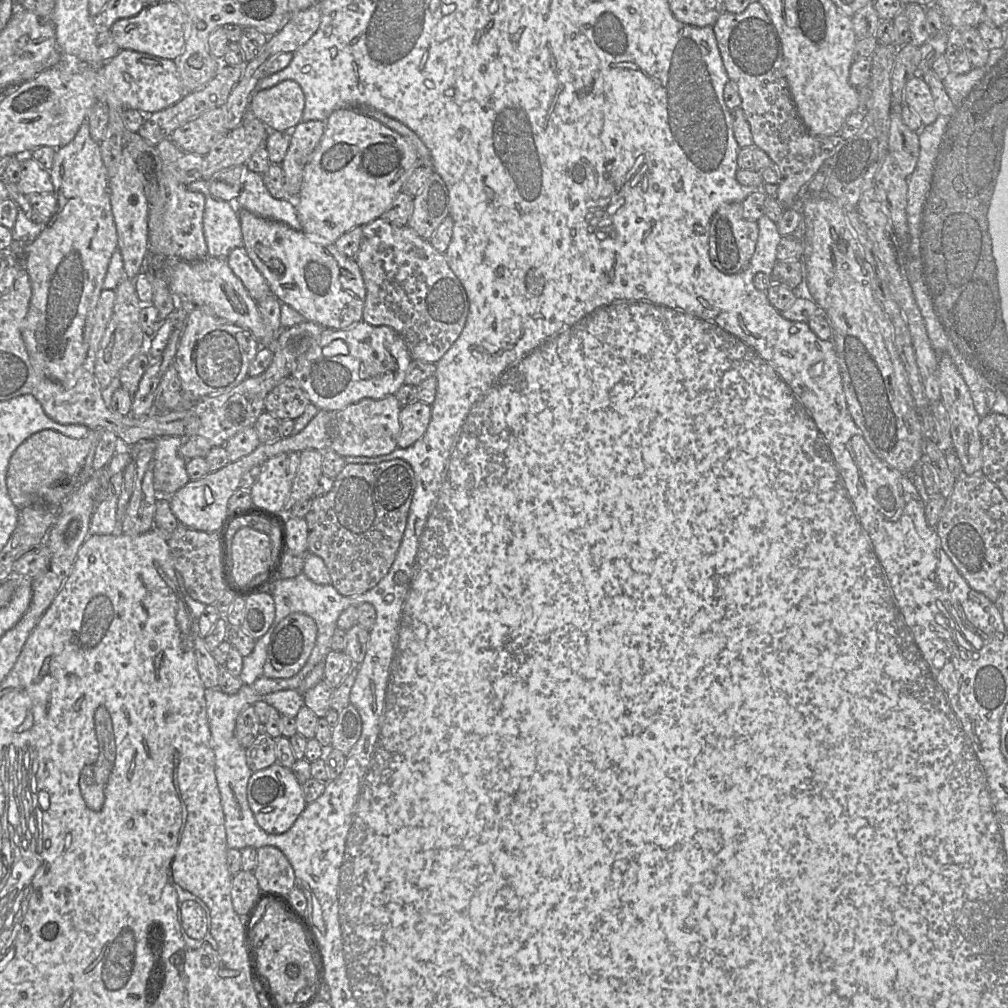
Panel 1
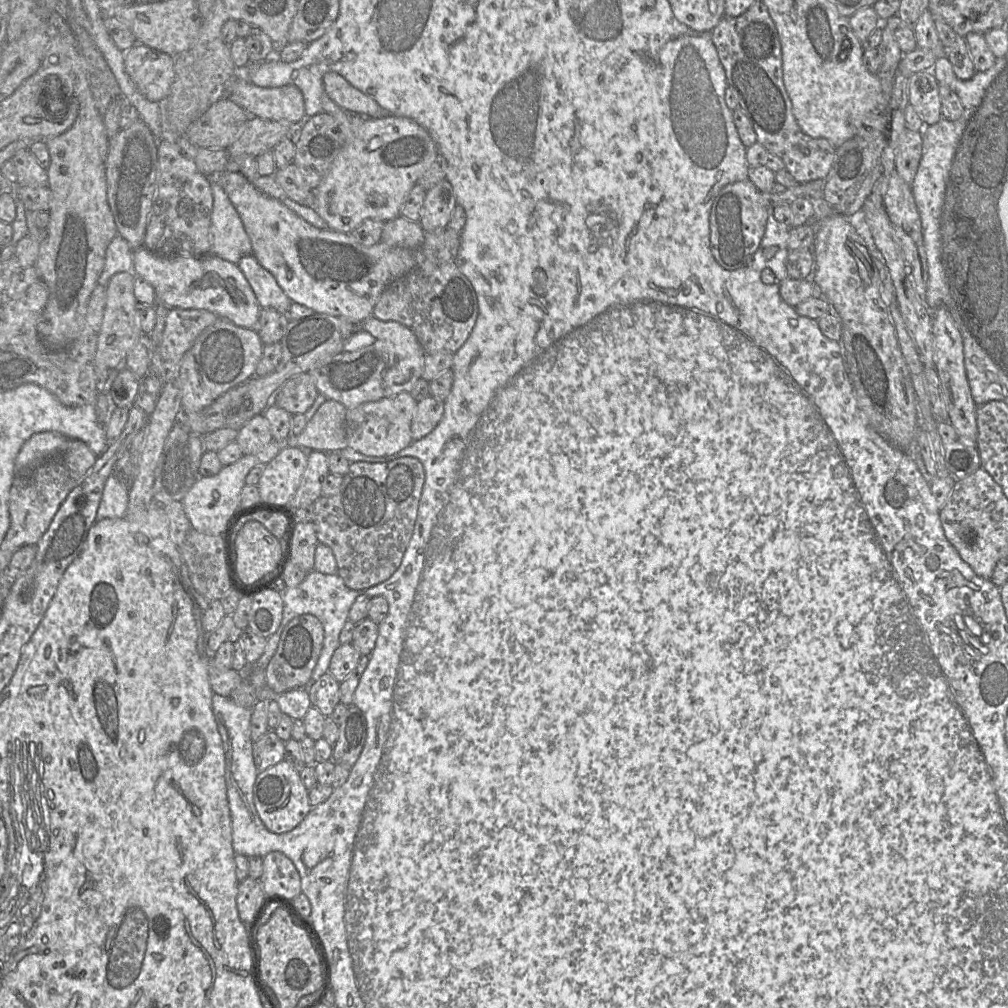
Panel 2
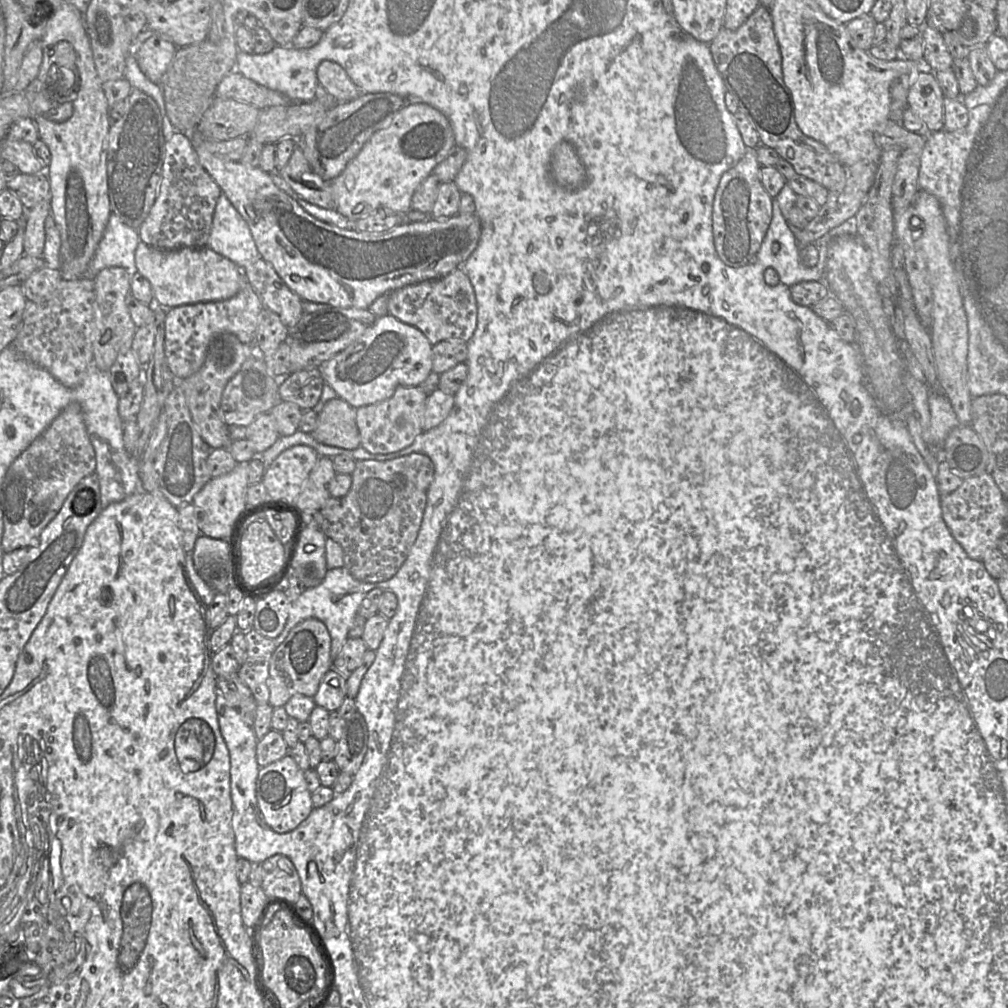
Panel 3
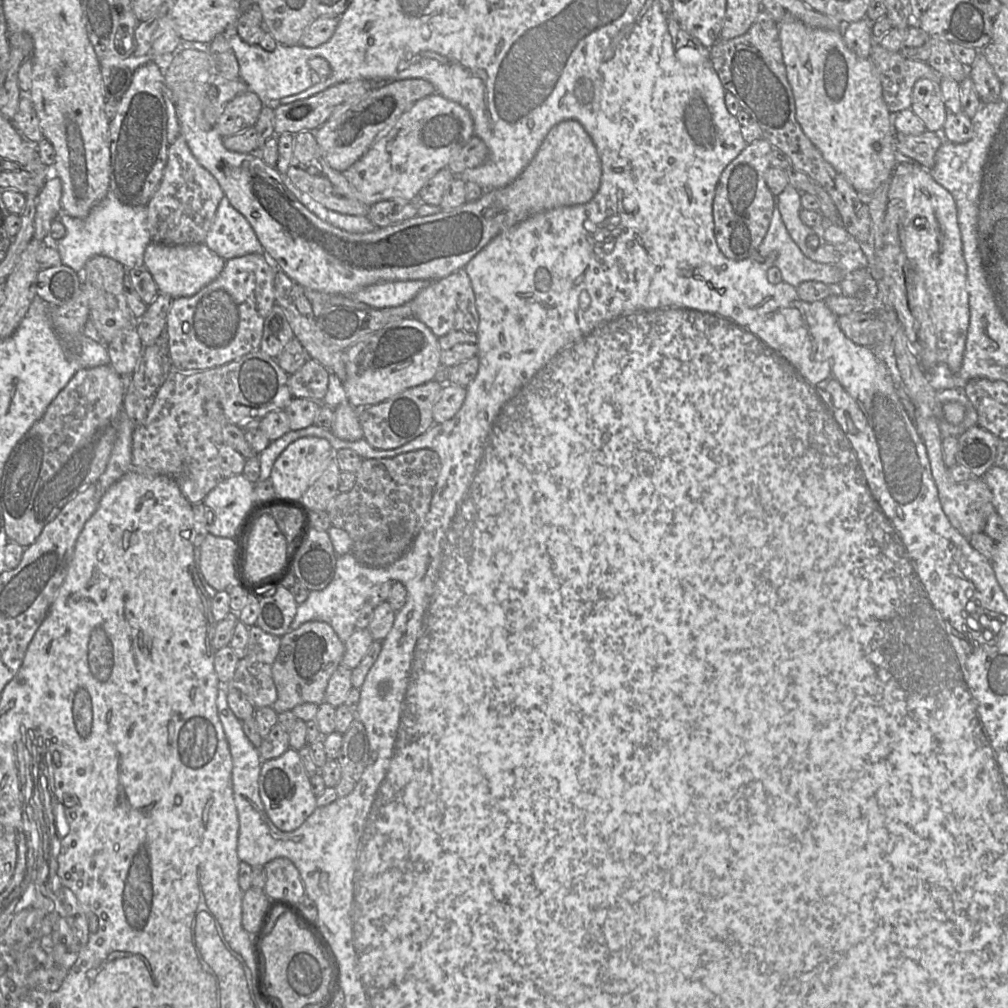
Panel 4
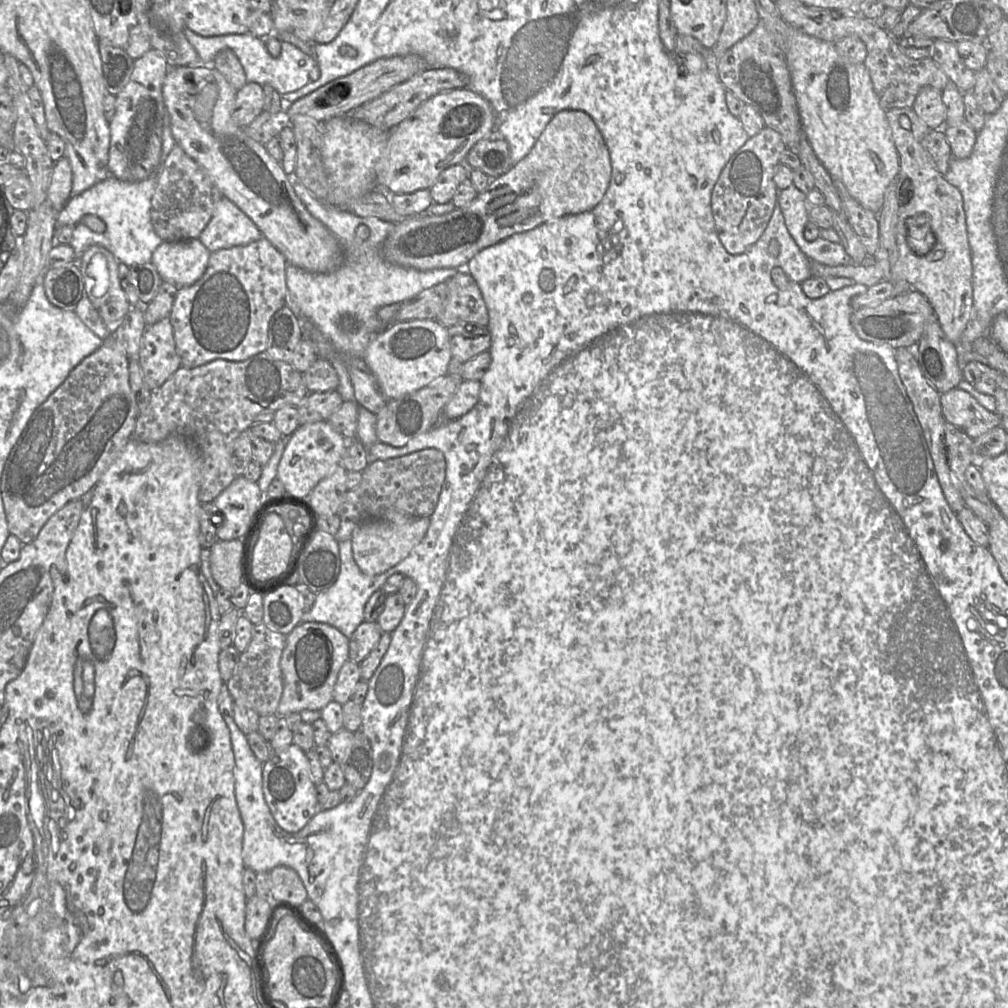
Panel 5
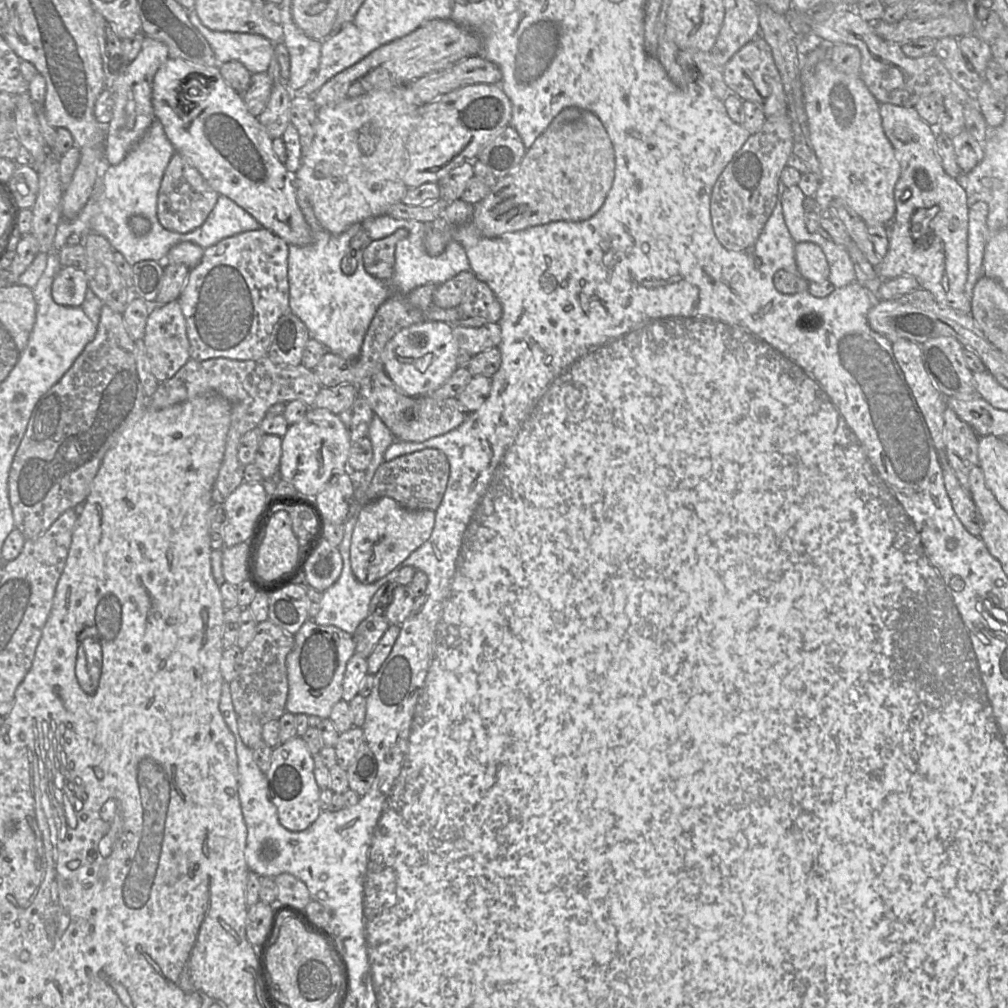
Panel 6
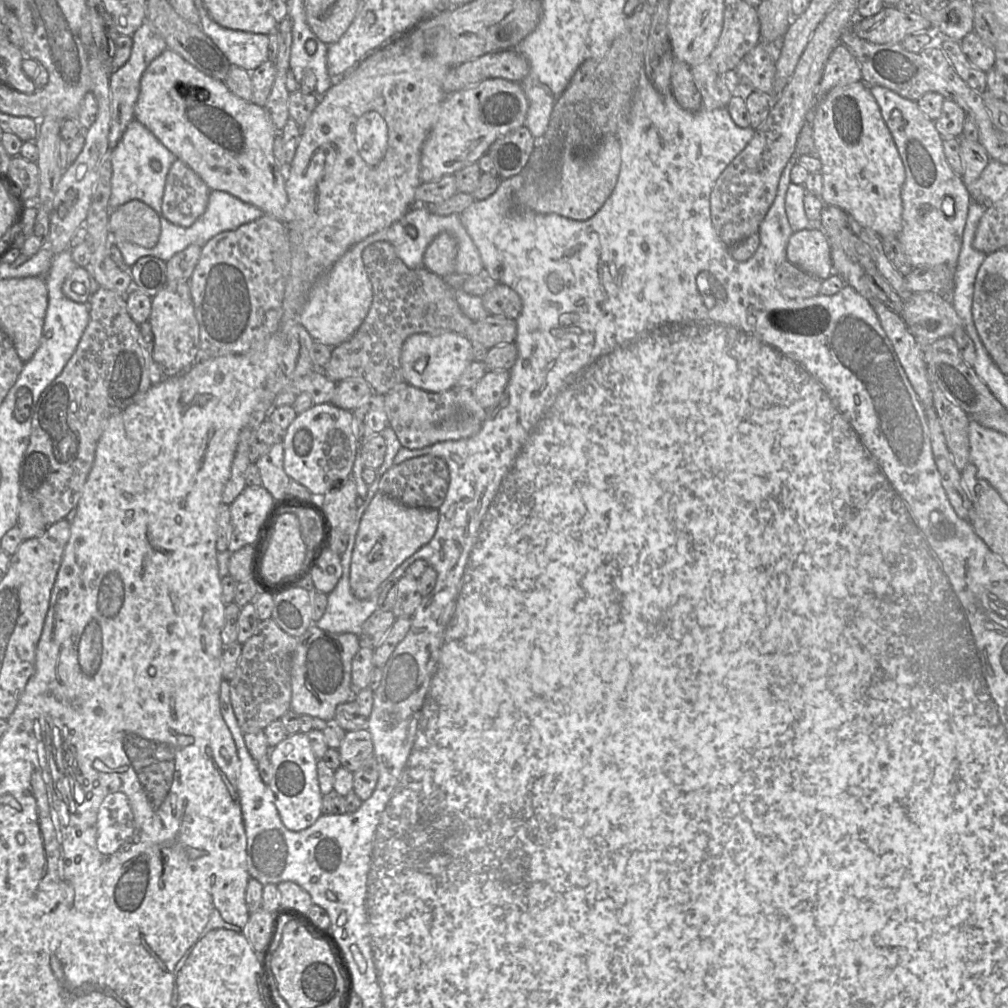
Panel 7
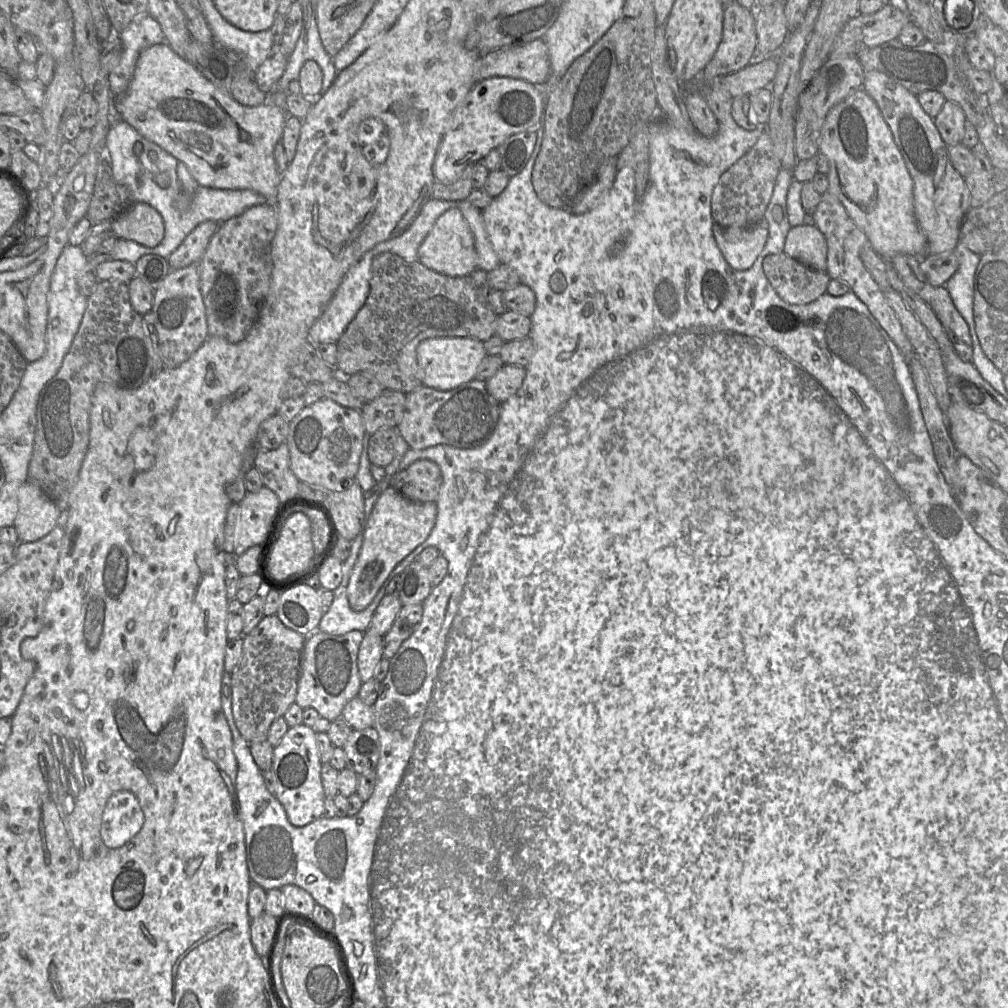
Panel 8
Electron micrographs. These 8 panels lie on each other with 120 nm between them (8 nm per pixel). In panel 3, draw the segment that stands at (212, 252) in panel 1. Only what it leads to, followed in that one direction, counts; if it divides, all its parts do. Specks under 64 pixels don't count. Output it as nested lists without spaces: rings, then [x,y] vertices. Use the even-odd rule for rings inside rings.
[[[224,193],[220,195],[215,207],[207,247],[239,268],[261,258],[248,224]]]

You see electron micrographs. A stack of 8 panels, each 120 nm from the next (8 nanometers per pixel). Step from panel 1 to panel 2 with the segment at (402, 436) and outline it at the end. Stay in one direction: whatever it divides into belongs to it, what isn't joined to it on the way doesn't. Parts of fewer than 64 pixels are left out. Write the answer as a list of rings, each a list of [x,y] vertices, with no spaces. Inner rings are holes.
[[[428,396],[417,402],[411,423],[413,441],[430,434],[439,424],[445,412],[444,401]]]

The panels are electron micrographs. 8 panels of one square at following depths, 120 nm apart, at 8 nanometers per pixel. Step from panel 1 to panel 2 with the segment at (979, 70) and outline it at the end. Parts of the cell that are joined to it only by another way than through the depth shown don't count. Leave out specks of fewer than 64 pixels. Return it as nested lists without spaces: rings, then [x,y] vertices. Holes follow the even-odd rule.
[[[1005,56],[995,59],[995,63],[986,71],[975,72],[968,80],[960,80],[956,77],[951,89],[959,97],[964,109],[976,109],[992,81],[992,79],[1004,68],[1007,63]]]

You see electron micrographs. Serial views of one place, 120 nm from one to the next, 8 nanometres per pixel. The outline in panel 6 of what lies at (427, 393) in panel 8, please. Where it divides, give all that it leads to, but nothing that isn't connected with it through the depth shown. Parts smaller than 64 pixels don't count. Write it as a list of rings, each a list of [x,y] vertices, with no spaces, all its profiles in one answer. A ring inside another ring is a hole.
[[[380,371],[358,385],[359,395],[370,404],[374,413],[386,424],[395,440],[423,442],[459,427],[468,414],[456,397],[435,399],[429,395],[411,397]]]

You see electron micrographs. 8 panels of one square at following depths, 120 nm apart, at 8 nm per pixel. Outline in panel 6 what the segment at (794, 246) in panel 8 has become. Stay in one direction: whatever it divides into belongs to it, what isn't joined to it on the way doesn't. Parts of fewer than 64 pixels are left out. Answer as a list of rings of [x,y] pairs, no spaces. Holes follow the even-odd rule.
[[[799,242],[795,244],[795,260],[798,273],[808,282],[828,280],[830,268],[826,256],[815,243]]]

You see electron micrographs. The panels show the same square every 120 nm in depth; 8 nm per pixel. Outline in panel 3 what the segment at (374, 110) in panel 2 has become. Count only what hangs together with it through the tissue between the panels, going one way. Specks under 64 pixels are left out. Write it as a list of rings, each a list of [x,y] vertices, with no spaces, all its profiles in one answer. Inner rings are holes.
[[[322,61],[317,68],[316,74],[318,83],[338,103],[354,100],[362,93],[344,69],[333,61]]]

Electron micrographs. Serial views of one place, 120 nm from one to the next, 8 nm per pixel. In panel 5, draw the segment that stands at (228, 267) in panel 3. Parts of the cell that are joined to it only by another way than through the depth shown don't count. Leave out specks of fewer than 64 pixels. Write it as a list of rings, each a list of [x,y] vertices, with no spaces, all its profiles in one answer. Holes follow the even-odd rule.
[[[199,239],[162,242],[153,252],[151,263],[163,281],[185,287],[203,276],[210,253]]]

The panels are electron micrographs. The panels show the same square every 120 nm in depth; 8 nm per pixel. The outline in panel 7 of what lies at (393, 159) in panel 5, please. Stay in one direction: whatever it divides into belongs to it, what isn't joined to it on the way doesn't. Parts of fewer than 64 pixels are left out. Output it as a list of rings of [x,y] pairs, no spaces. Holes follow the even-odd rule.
[[[503,78],[486,79],[448,94],[422,147],[421,182],[437,181],[443,176],[454,175],[477,162],[497,139],[524,126],[528,108],[529,102],[521,84]]]

